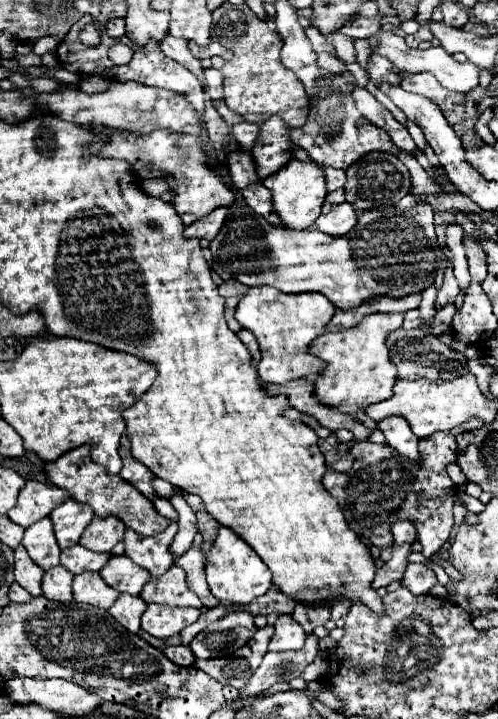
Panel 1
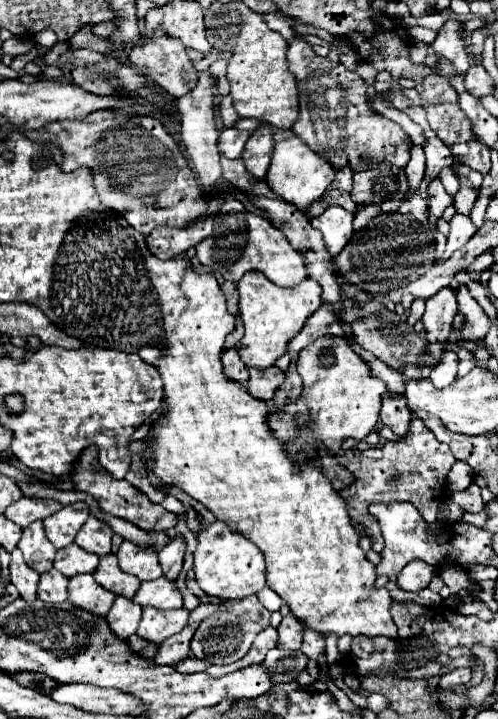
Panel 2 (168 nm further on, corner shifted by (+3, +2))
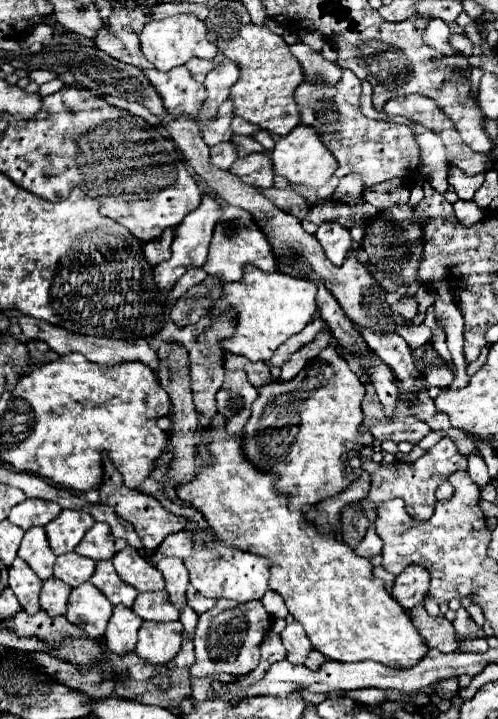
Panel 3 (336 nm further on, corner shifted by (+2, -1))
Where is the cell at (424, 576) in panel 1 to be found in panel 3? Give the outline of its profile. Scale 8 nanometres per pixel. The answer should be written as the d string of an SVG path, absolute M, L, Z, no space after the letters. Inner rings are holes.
M420 566L406 568L400 576L396 576L394 586L392 586L392 598L404 608L410 610L418 606L424 596L428 594L428 570Z

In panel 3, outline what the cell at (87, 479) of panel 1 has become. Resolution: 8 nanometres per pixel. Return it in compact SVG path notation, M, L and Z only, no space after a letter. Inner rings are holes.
M108 462L104 466L104 470L106 472L104 472L104 482L100 486L100 500L102 500L102 504L112 506L120 518L124 518L126 522L130 522L134 526L134 530L142 538L146 554L152 554L160 546L160 542L164 542L166 536L170 536L170 534L180 532L180 530L186 528L188 520L180 518L180 516L174 516L172 512L164 510L162 504L154 496L148 496L148 494L142 494L138 490L126 488L124 482L122 482L122 474L116 470L116 466L112 462Z

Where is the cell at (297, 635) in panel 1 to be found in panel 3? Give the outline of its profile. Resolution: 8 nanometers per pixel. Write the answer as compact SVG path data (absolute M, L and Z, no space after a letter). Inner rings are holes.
M292 622L284 628L280 636L282 636L282 644L286 646L288 660L292 664L304 664L304 660L308 658L308 652L312 650L312 642L308 640L304 628L298 622Z

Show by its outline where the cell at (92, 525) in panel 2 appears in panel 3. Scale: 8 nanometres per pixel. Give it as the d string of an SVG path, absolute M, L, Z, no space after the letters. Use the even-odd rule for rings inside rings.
M96 522L94 528L82 538L82 542L76 546L76 552L80 556L92 558L92 560L110 560L116 550L114 550L114 536L108 524Z

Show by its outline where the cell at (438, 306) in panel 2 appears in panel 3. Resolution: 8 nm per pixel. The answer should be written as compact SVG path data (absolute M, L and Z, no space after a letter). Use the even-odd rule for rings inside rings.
M434 348L428 350L428 362L432 362L432 368L424 370L424 378L428 382L428 386L438 386L438 388L448 388L450 382L454 380L454 374L450 370L450 366L438 356L438 352Z

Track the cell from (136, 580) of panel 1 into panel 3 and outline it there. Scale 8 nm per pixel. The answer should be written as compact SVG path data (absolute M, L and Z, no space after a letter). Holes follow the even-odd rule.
M102 560L96 564L96 572L92 574L90 584L94 584L114 606L122 604L122 606L132 608L132 602L138 594L132 586L128 586L120 580L120 576L116 574L110 560Z

